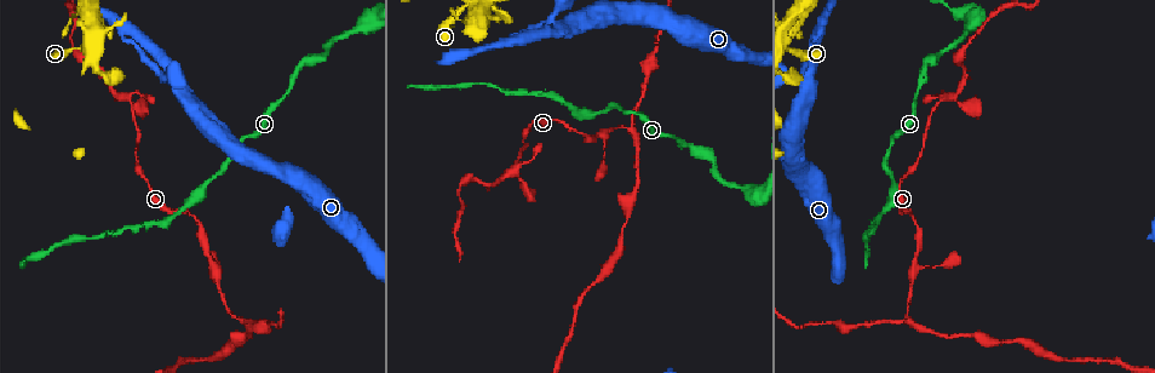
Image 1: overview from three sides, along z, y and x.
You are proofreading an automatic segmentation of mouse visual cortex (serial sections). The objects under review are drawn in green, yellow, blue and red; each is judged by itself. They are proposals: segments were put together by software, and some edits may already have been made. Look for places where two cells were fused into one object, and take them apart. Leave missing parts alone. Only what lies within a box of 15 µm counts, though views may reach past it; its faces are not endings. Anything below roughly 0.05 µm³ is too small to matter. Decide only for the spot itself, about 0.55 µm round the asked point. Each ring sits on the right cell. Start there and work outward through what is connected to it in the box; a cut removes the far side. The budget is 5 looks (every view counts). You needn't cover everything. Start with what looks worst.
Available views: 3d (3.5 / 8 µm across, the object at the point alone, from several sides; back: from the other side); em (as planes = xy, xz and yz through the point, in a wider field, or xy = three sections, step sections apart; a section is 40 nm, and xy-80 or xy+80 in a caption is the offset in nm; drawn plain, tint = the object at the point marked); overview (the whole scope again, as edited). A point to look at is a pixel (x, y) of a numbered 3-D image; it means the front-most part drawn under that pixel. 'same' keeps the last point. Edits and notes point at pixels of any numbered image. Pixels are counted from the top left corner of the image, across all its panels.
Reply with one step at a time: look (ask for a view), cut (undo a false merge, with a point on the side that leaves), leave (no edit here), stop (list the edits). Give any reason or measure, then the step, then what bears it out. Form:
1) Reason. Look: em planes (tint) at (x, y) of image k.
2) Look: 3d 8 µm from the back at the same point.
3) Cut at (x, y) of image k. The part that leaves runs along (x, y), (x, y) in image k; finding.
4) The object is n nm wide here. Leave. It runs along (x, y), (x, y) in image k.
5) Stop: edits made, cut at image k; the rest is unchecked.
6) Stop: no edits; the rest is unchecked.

Branch point. Look: 3d 3.5 µm at (241, 318) of image 1.

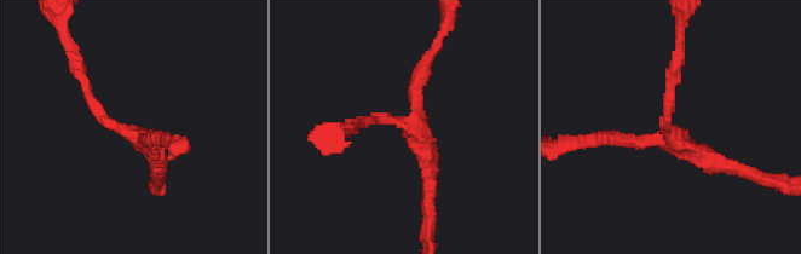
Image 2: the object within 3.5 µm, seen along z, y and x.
3 arms meet here; the arms are 150, 200, 250 nm wide. Look: em planes (tint) at (137, 135) of image 2.

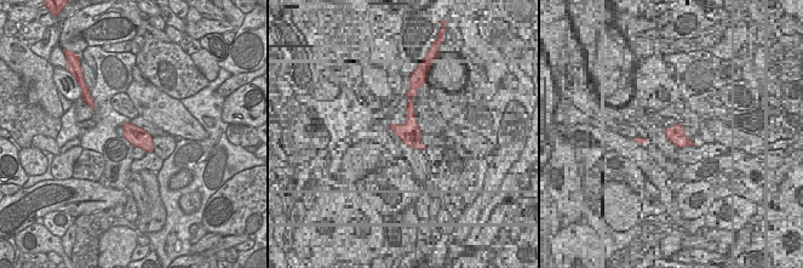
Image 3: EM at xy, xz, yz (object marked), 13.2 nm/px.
Leave. It runs along (84, 84), (105, 121), (154, 148), (157, 166) in image 2; continuous, no second cell.

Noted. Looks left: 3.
A fork. Look: 3d 3.5 µm at (128, 94) of image 1.

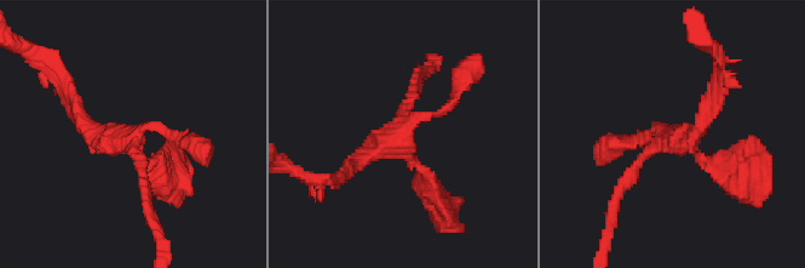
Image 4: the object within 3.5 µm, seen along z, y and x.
Look: em xy step 2 (tint) at (667, 136) of image 4.

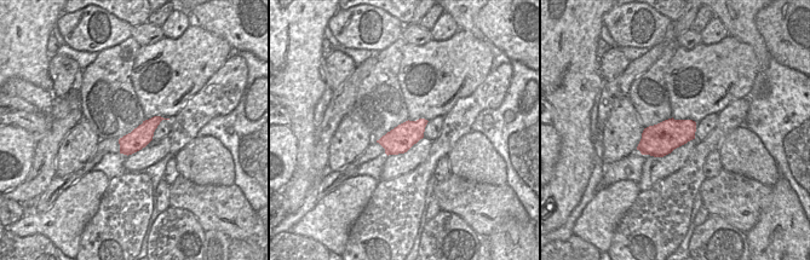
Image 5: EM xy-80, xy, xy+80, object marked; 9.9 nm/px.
Leave. It runs along (619, 194), (662, 137), (696, 134), (712, 104) in image 4; continuous, no second cell.

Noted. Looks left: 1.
Stop: no edits; the rest is unchecked.

